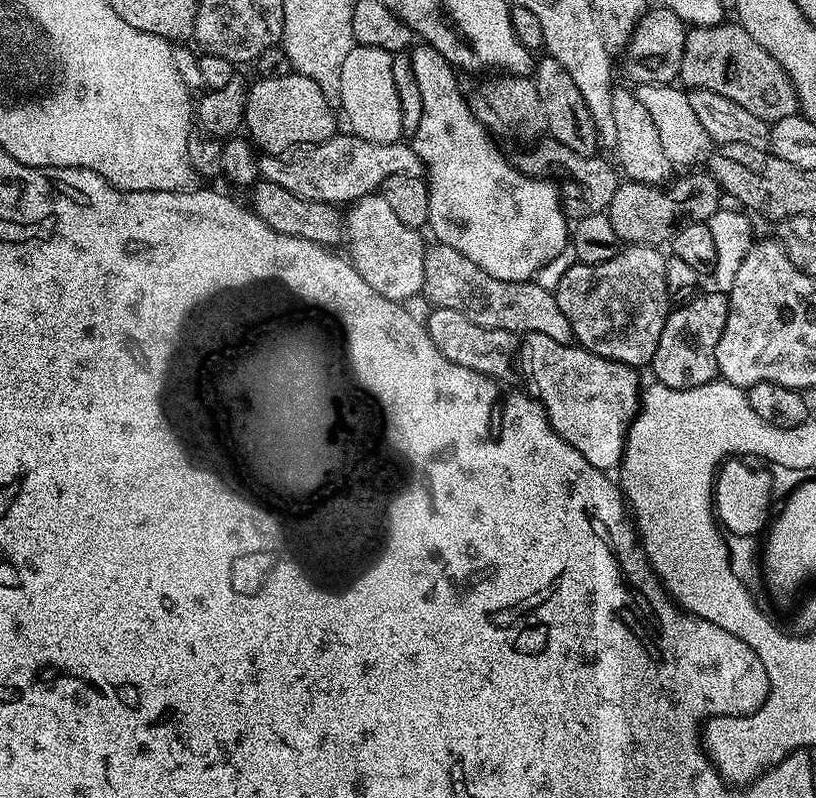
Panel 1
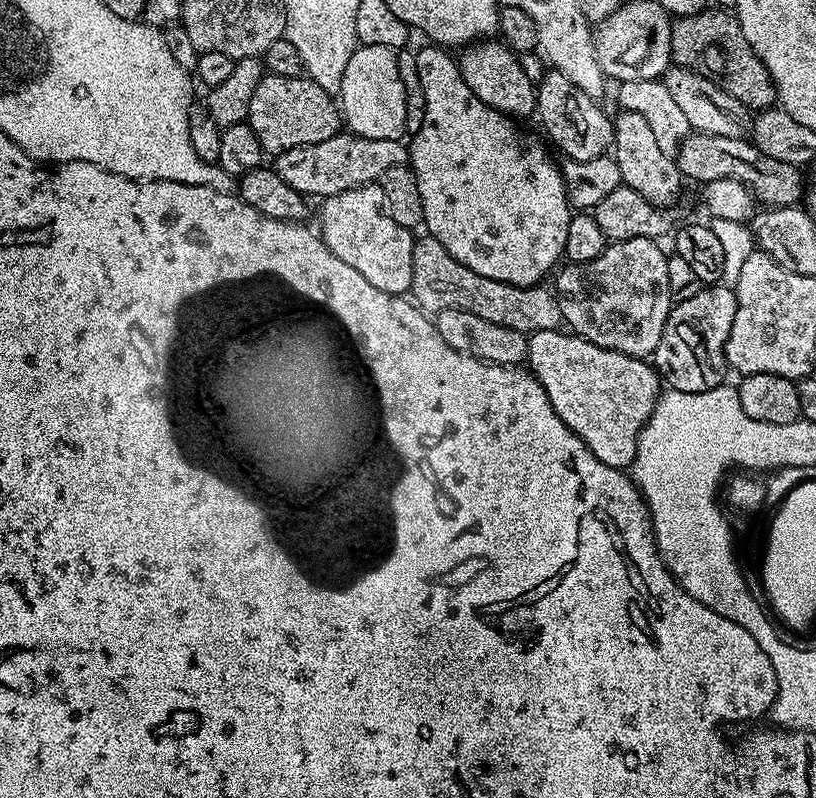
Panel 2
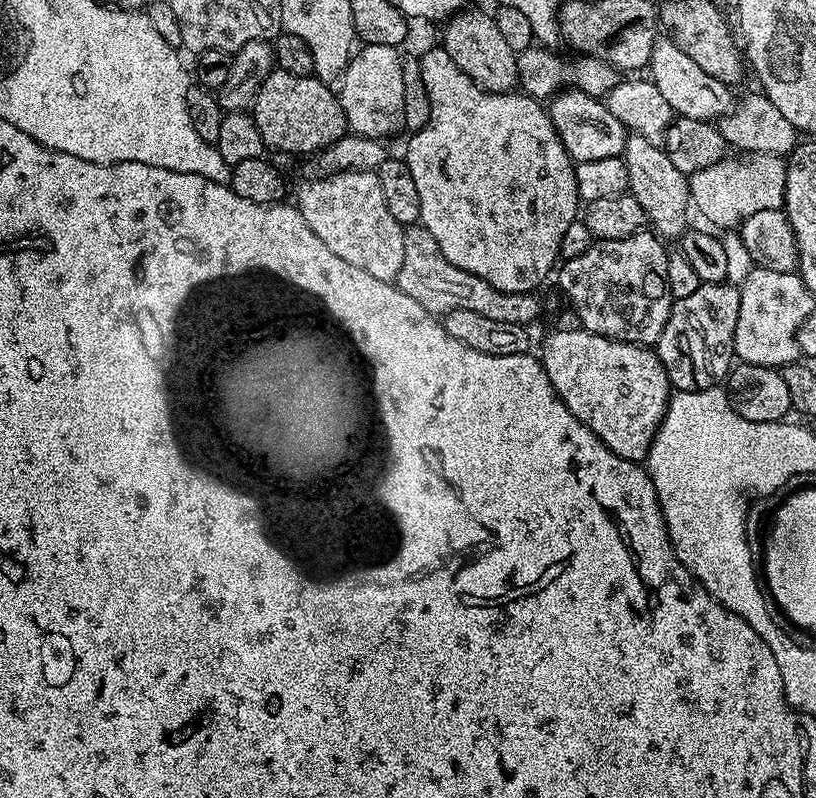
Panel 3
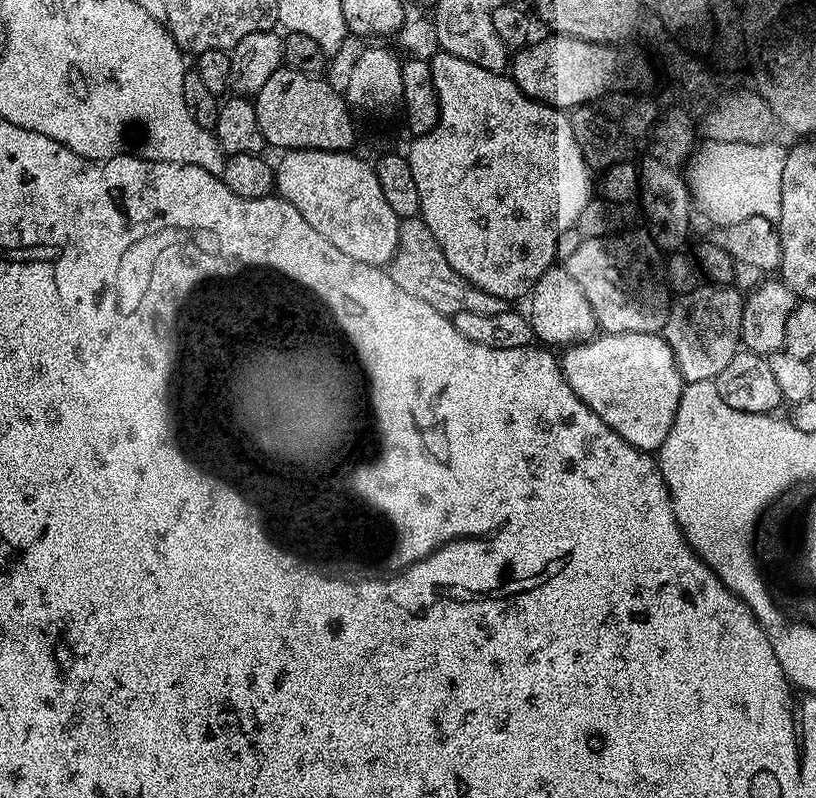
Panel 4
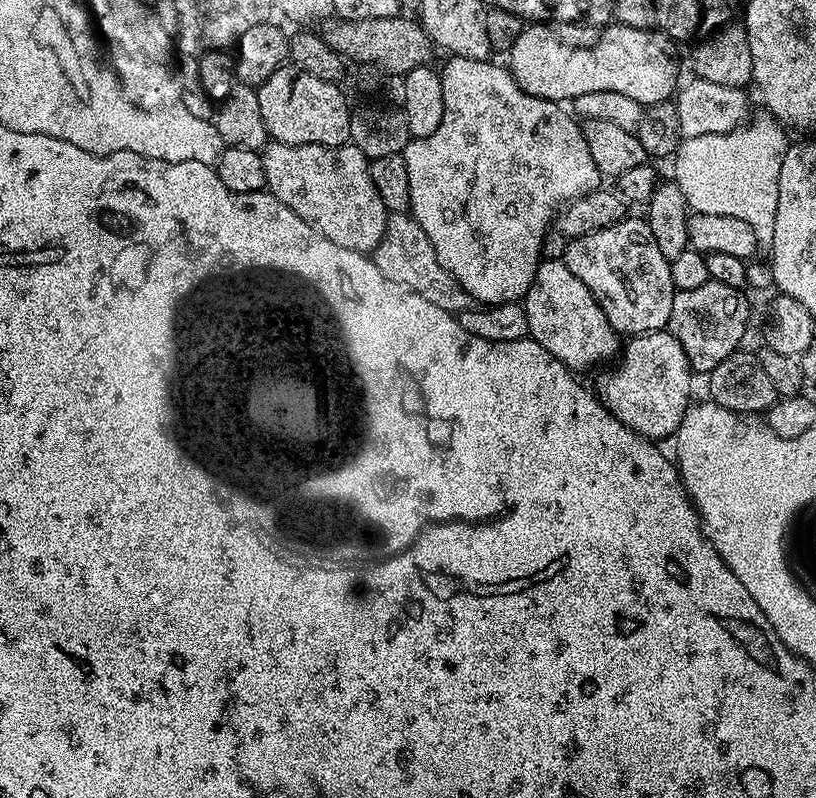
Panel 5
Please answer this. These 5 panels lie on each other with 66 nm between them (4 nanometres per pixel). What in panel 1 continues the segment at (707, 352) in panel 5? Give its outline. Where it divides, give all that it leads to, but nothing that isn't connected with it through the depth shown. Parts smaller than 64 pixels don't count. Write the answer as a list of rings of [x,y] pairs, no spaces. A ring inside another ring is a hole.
[[[701,291],[691,300],[673,307],[662,326],[662,334],[658,338],[658,350],[654,350],[654,358],[650,365],[655,379],[668,388],[693,388],[709,384],[718,376],[718,338],[722,338],[722,330],[728,317],[728,297],[723,292]]]

